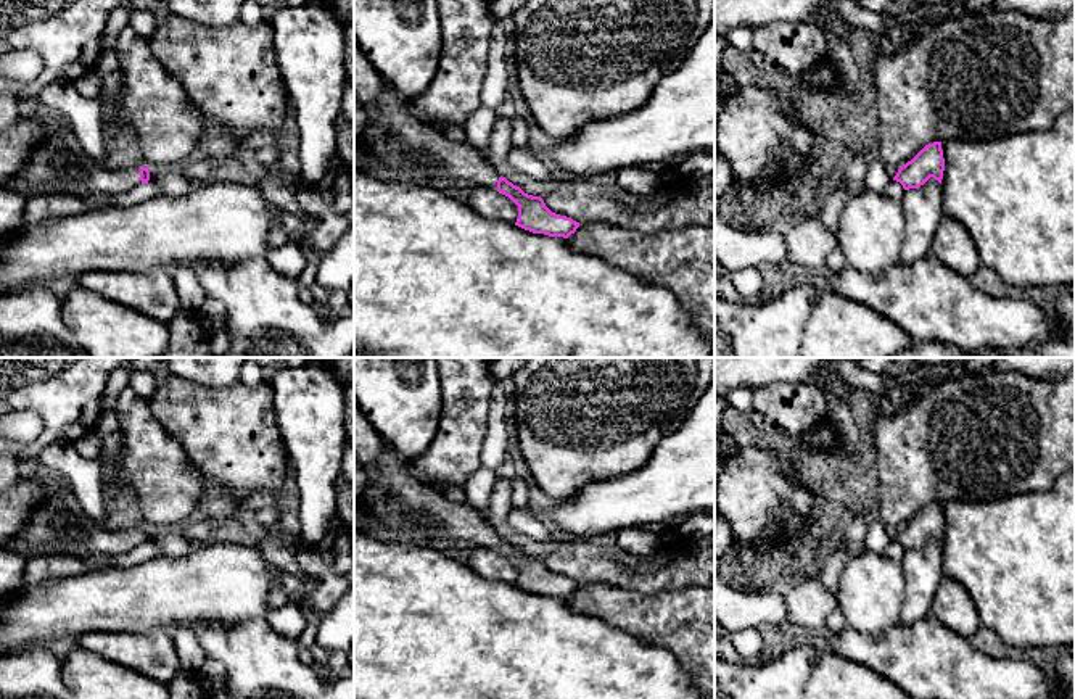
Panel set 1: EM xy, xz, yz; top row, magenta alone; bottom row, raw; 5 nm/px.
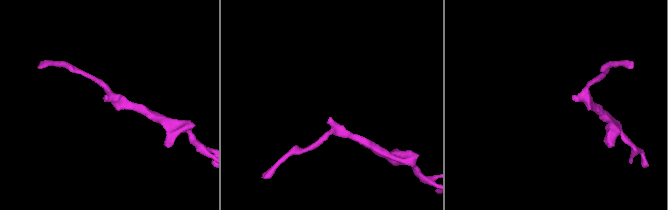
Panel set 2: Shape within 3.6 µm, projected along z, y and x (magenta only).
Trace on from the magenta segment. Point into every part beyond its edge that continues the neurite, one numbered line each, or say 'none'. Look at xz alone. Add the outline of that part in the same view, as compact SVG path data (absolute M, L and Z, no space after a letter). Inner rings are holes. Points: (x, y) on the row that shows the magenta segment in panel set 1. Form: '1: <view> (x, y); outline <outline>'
1: xz (398, 147); outline M386 84L378 113L357 139L369 171L381 180L446 190L459 184L497 190L499 172L470 143L457 143L406 111L407 98Z

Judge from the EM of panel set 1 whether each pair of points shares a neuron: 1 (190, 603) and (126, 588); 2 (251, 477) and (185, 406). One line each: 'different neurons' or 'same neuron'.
1: same neuron
2: same neuron

